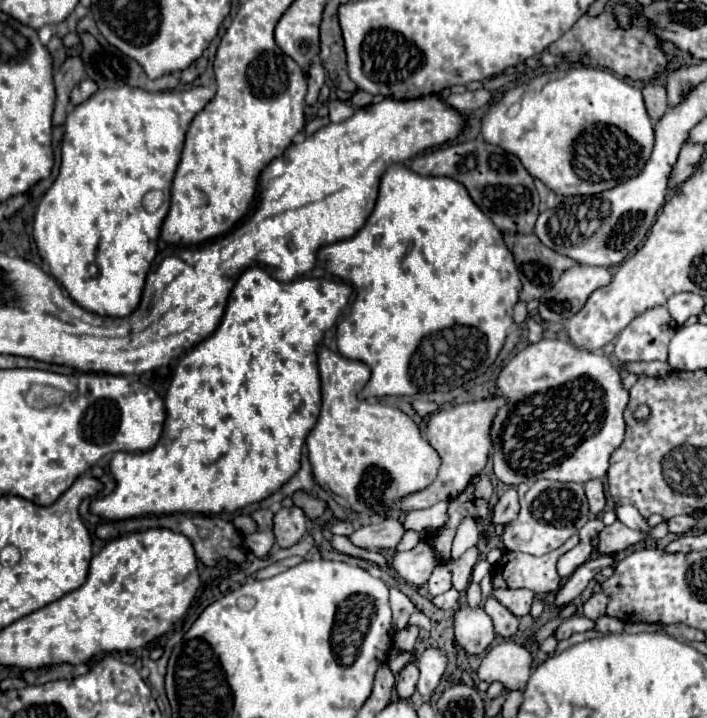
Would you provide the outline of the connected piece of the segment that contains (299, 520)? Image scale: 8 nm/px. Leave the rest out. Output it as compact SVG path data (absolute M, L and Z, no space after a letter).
M280 508L274 516L274 536L280 548L290 548L306 534L306 516L300 508Z

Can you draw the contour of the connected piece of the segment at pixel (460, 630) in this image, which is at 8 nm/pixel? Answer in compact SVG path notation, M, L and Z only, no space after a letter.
M462 604L454 616L454 636L460 650L468 656L484 654L496 638L490 616L480 606L472 608L468 604Z

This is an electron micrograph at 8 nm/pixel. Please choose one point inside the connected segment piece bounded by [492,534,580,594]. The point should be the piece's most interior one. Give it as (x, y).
(516, 570)

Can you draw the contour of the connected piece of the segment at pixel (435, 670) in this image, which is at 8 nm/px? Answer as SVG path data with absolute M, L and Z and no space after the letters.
M428 648L416 662L420 670L420 680L418 680L418 692L424 698L430 698L436 686L442 680L442 674L446 670L446 656L438 648Z

